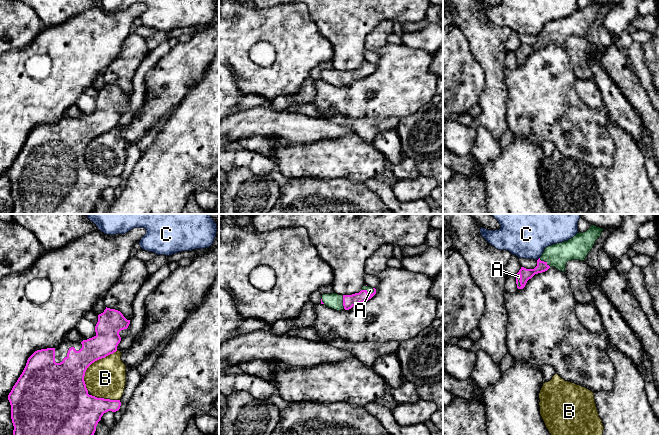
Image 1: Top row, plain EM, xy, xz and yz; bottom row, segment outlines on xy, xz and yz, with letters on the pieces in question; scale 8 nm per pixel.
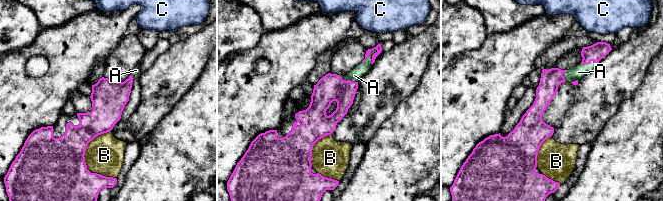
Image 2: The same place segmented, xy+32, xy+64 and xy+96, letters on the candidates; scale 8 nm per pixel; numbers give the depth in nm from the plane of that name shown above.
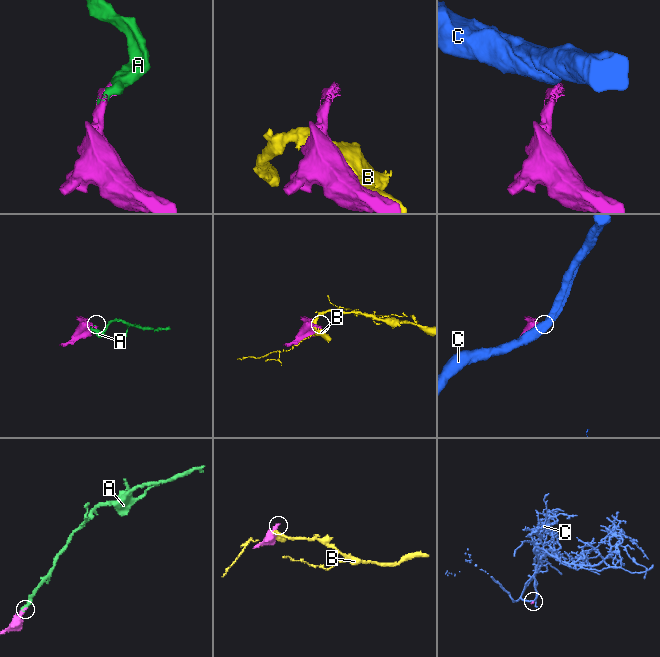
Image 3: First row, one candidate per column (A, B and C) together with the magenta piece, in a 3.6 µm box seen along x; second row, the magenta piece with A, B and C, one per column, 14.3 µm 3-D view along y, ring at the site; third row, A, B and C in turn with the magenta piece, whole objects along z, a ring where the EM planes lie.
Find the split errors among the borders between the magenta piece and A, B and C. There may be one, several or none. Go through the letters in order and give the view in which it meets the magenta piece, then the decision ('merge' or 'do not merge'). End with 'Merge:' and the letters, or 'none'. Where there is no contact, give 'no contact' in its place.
A: xz | merge
B: xy | do not merge
C: yz | do not merge
Merge: A

